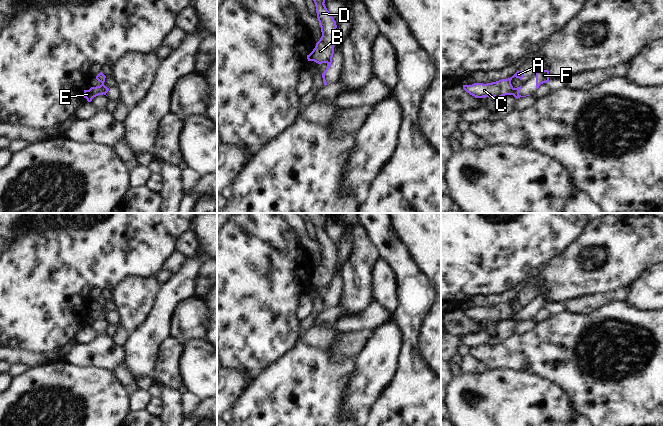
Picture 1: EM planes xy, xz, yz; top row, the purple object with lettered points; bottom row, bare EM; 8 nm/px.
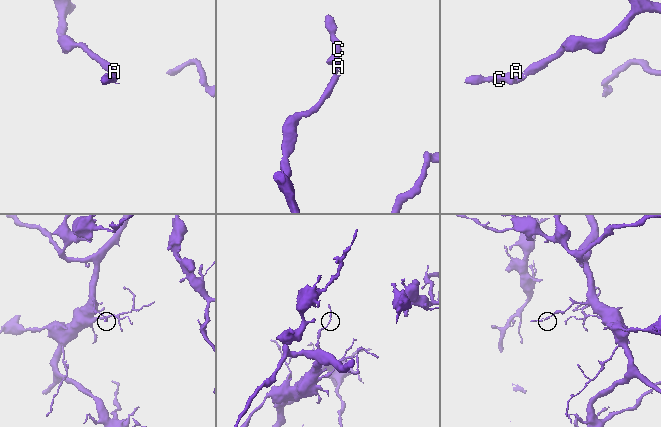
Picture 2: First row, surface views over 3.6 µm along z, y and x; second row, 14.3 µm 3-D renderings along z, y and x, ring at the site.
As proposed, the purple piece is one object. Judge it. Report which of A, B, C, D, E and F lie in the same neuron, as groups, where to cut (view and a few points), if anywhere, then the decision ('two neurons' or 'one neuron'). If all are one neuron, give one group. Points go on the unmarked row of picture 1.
A B C D E / F; cut in yz along (513, 312), (511, 318); two neurons

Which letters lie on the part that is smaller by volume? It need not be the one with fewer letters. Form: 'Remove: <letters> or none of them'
Remove: A, B, C, D, E

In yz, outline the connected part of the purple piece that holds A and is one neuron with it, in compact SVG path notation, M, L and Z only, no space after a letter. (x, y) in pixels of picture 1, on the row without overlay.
M517 295L512 301L508 303L502 303L492 307L474 307L472 309L463 309L463 313L475 322L492 320L495 323L498 323L505 319L512 319L513 310L511 308L511 304L514 301L522 304L524 301L524 296Z

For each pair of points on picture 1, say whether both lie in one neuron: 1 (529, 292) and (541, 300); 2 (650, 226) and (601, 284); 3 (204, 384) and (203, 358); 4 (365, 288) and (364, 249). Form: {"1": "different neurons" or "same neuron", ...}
{"1": "different neurons", "2": "same neuron", "3": "same neuron", "4": "same neuron"}

